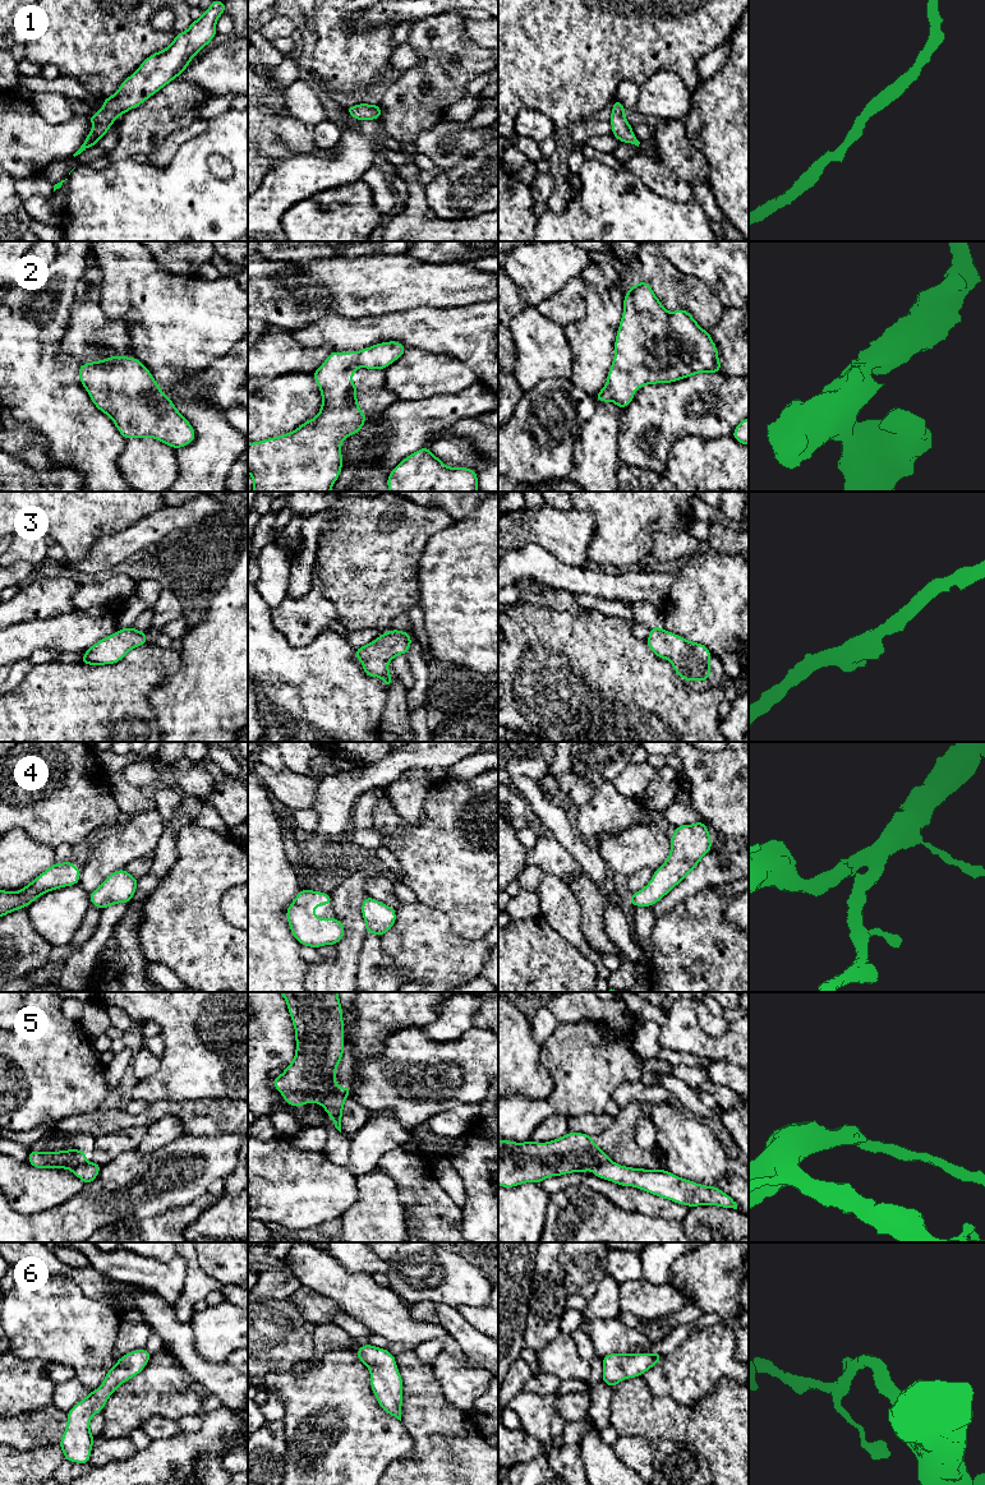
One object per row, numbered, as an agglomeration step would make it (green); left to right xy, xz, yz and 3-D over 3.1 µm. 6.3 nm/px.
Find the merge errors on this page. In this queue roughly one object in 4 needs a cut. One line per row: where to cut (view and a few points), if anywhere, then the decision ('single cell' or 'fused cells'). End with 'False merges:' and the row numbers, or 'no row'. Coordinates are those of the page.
1: no cut | single cell
2: no cut | single cell
3: no cut | single cell
4: no cut | single cell
5: no cut | single cell
6: no cut | single cell
False merges: no row

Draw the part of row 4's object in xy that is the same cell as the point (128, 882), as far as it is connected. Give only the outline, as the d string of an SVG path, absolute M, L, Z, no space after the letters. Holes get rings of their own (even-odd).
M124 868L112 872L102 885L89 894L91 904L100 909L118 903L129 903L137 890L138 878Z

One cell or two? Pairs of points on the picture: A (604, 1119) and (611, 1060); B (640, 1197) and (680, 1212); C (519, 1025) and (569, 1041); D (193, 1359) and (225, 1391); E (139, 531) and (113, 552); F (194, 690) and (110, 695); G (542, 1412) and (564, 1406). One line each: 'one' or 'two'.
A: two
B: one
C: two
D: one
E: one
F: two
G: two

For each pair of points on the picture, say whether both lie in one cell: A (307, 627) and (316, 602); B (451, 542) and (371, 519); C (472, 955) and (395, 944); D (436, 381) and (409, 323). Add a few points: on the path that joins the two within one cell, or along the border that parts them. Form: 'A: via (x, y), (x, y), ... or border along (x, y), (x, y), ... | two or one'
A: via (308, 621), (313, 608) | one
B: border along (455, 521), (437, 531), (428, 540), (419, 565) | two
C: via (452, 955), (435, 955), (419, 942), (414, 942) | one
D: border along (408, 346), (429, 353), (446, 353), (451, 356) | two

